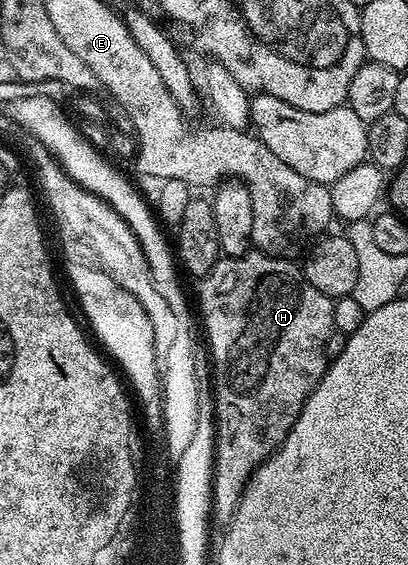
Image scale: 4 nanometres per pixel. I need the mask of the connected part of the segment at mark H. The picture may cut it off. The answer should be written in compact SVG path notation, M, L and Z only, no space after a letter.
M249 253L235 257L221 257L216 262L209 275L203 276L200 287L200 311L204 314L204 331L208 334L208 347L212 350L212 375L216 378L216 403L215 412L215 468L212 477L212 511L221 521L232 518L236 511L236 505L248 478L253 471L272 454L273 450L280 446L282 440L288 436L294 421L300 416L304 408L304 402L310 397L310 393L316 388L320 378L326 370L326 358L324 359L324 346L332 335L332 326L336 323L336 315L332 312L333 300L310 285L304 277L304 272L299 266L295 267L287 258L273 257L261 253Z

